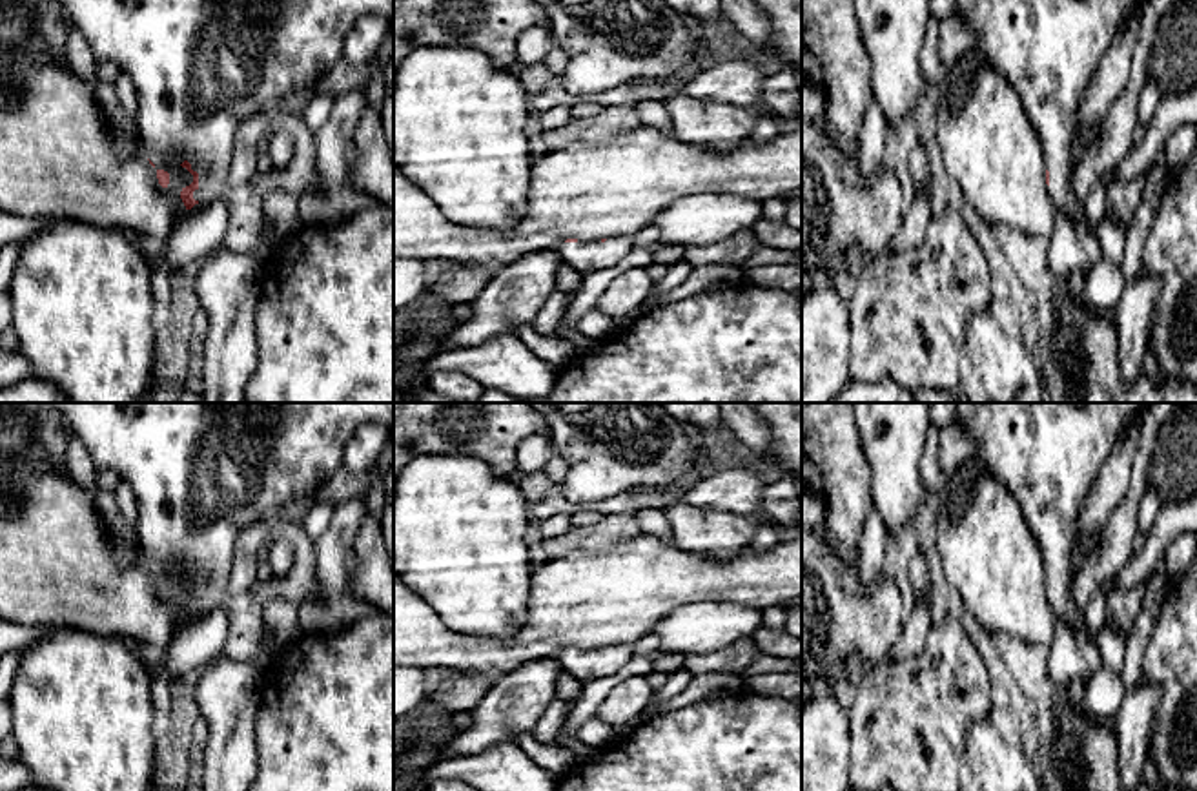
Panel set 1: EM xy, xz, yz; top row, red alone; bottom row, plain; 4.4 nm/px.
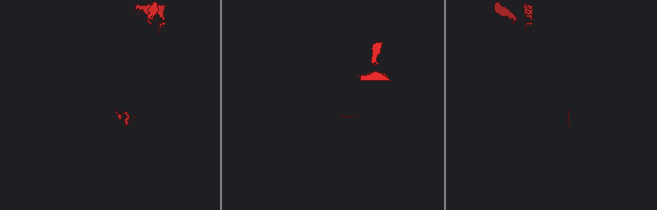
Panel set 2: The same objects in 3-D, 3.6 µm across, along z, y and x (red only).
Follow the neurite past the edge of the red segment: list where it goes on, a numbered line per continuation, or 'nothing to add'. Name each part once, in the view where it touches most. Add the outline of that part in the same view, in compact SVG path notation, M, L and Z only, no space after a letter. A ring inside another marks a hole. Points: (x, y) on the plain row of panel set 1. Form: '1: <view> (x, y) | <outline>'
1: xy (203, 472) | M60 403L64 421L84 443L97 468L113 470L122 481L129 483L137 505L137 539L148 567L157 574L169 578L175 570L188 569L199 580L199 596L193 600L197 612L193 623L219 609L230 594L228 576L237 538L257 521L271 521L279 510L313 494L337 468L343 467L343 454L353 432L364 423L379 423L394 430L394 403Z

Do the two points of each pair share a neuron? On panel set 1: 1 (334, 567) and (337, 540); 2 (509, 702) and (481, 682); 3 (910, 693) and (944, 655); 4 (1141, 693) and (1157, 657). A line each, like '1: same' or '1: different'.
1: same
2: different
3: same
4: different

